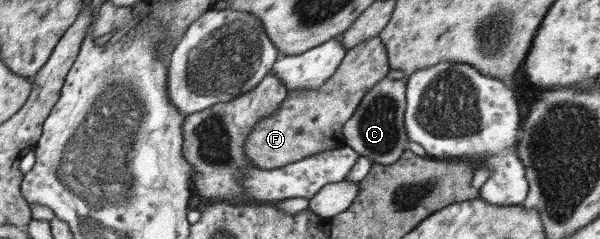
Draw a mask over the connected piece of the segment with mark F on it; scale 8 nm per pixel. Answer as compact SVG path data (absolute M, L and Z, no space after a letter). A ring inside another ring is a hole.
M379 37L370 38L360 45L354 46L354 49L347 52L338 69L330 76L330 79L322 83L320 87L287 91L287 96L283 99L281 106L278 106L278 109L272 115L258 121L258 125L254 125L254 129L250 131L250 135L244 141L244 152L246 152L248 160L250 160L249 164L259 170L275 170L314 156L318 152L336 150L346 146L347 142L343 135L345 122L353 116L370 87L385 78L389 70L387 51Z

